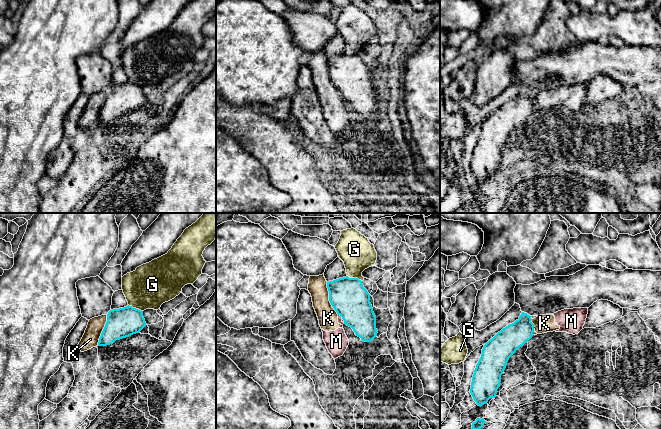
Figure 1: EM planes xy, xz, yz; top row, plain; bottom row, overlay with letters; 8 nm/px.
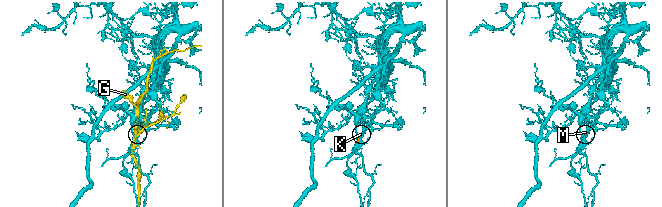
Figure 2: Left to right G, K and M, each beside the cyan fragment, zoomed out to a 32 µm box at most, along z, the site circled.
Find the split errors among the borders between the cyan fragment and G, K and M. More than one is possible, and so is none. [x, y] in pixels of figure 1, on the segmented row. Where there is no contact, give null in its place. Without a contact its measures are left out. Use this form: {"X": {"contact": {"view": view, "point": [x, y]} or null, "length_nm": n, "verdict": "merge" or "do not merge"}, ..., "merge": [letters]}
{"G": {"contact": {"view": "xy", "point": [135, 308]}, "length_nm": 130, "verdict": "do not merge"}, "K": {"contact": {"view": "xz", "point": [329, 298]}, "length_nm": 280, "verdict": "do not merge"}, "M": {"contact": {"view": "xz", "point": [340, 315]}, "length_nm": 50, "verdict": "do not merge"}, "merge": []}

